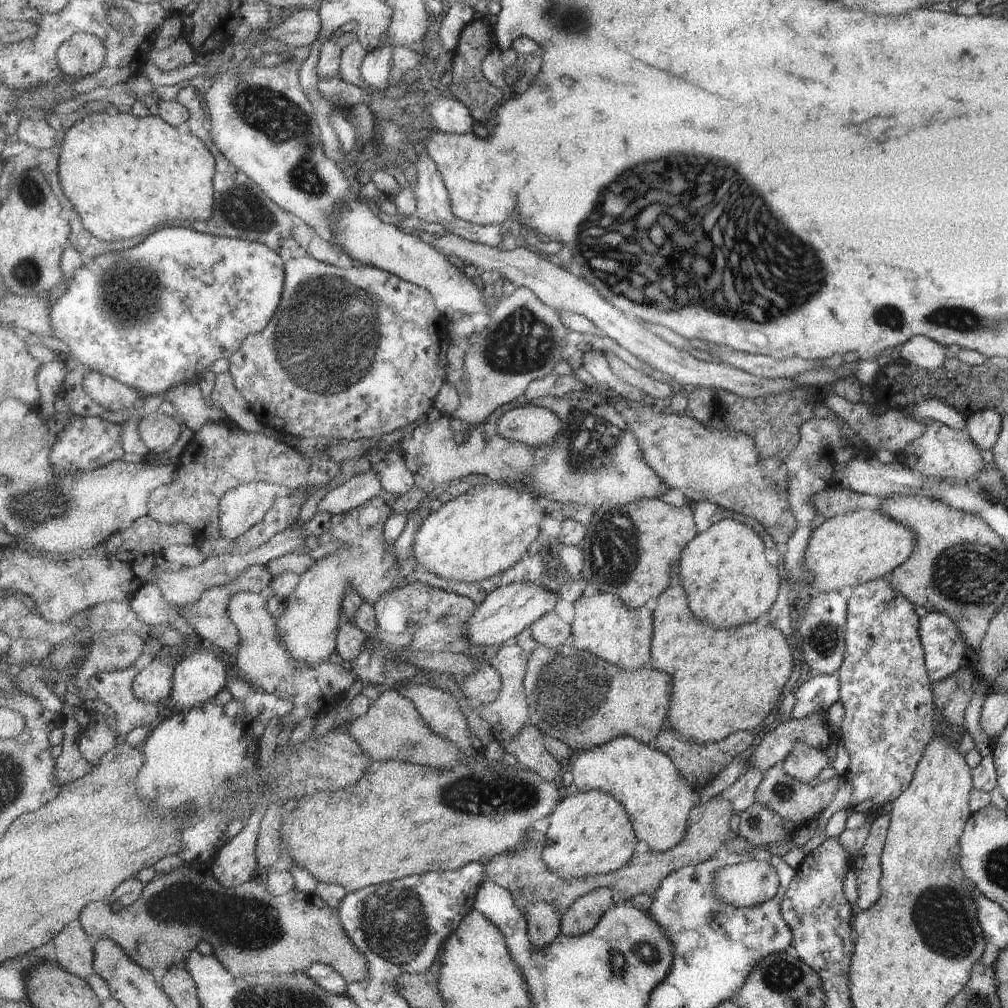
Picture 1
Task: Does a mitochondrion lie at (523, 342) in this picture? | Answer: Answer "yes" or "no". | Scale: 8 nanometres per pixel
yes

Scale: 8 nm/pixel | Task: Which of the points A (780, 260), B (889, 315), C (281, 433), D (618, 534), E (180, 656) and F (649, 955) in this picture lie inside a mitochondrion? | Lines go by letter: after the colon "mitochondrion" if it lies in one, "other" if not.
A: mitochondrion
B: mitochondrion
C: other
D: mitochondrion
E: other
F: mitochondrion

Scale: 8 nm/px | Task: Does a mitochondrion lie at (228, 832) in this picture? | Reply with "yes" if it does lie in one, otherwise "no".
no

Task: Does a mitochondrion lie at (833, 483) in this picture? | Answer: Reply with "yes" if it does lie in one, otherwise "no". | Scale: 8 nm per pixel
no

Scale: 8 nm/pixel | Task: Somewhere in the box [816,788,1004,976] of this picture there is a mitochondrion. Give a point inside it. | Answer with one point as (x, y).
(943, 916)

